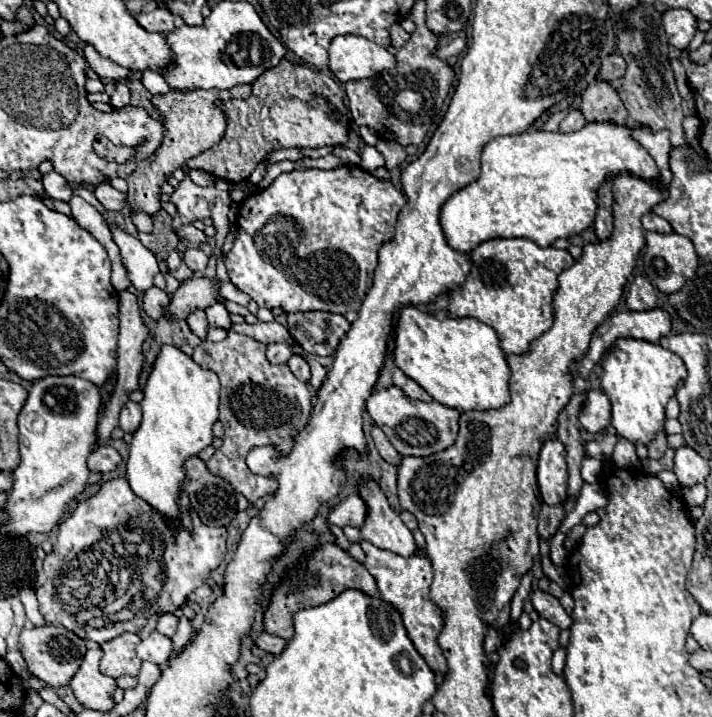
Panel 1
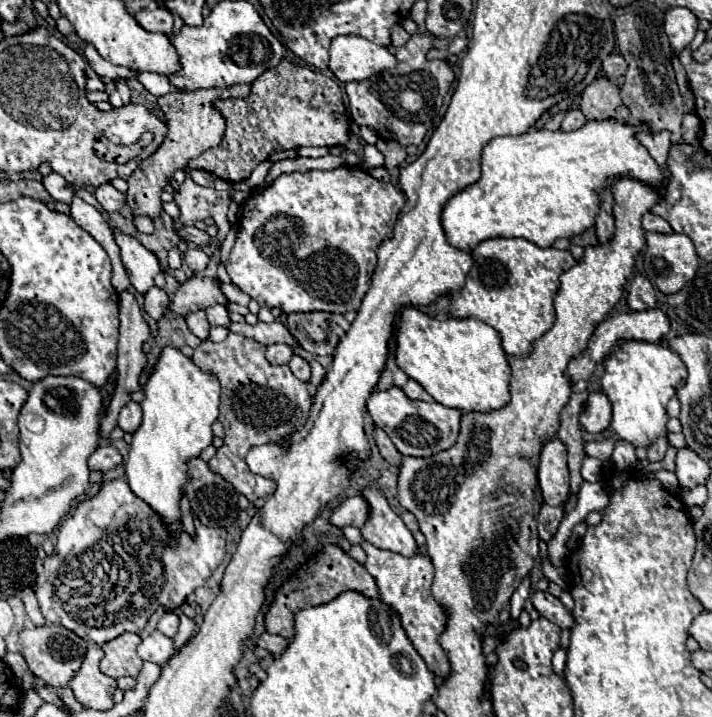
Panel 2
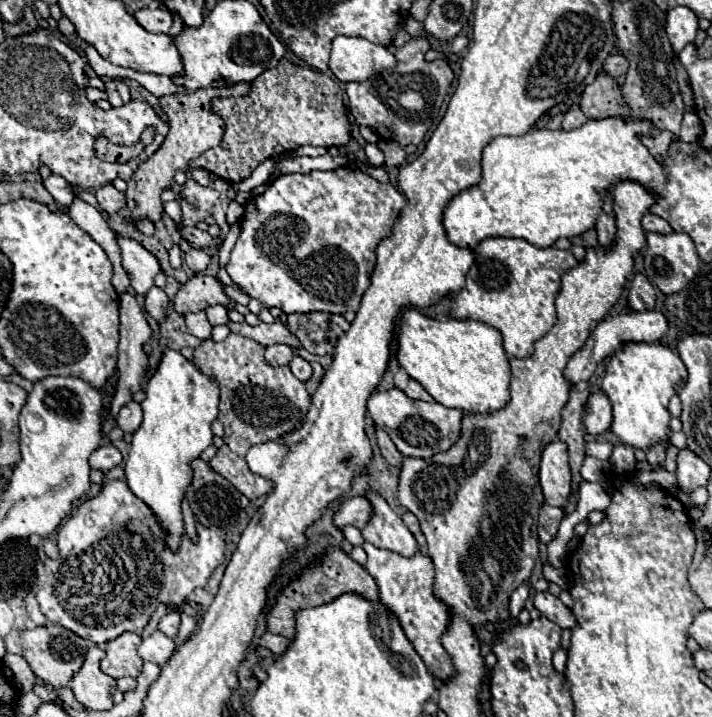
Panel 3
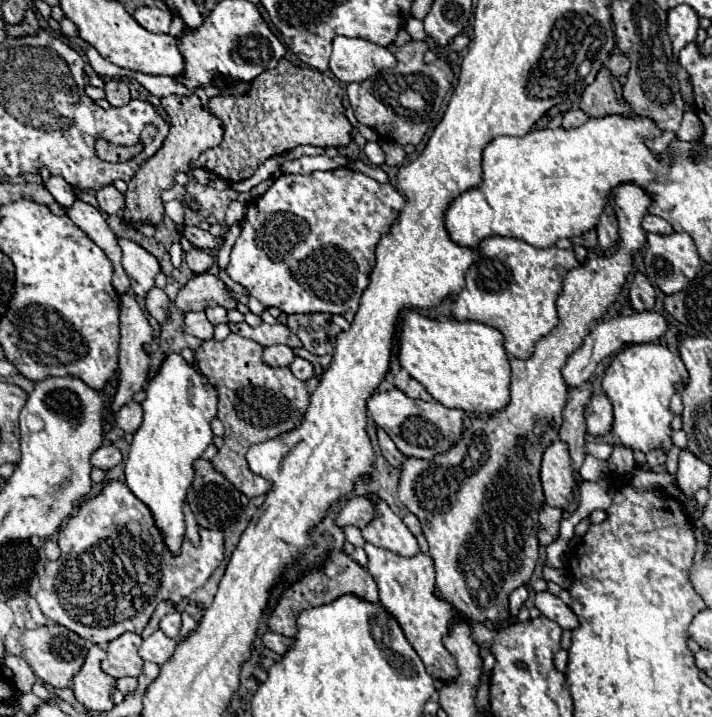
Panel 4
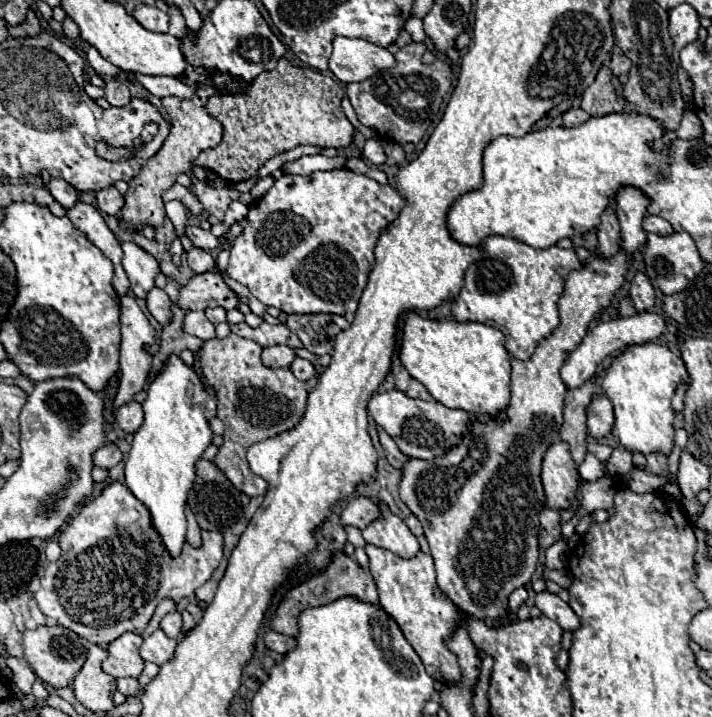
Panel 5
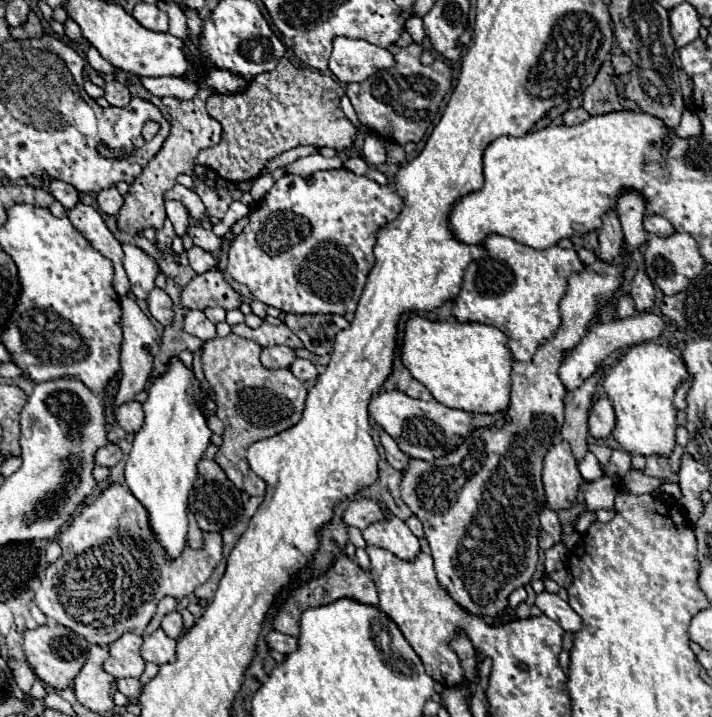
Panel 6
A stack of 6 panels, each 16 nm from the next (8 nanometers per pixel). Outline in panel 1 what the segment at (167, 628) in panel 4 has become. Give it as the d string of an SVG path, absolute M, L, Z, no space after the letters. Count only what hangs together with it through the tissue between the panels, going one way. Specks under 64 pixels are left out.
M164 614L164 616L160 616L160 620L156 624L156 630L170 638L170 636L174 636L176 626L178 626L178 618L174 614Z

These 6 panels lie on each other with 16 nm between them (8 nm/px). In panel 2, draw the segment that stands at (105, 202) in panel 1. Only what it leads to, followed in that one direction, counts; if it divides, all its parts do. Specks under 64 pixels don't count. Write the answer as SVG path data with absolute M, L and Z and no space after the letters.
M102 184L96 188L96 198L108 212L120 212L126 206L126 194L118 192L112 184Z

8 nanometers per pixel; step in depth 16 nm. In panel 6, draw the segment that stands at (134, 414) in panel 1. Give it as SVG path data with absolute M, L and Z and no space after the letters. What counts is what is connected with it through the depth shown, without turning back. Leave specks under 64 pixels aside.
M132 400L122 404L116 410L116 422L126 430L126 432L138 432L140 426L144 424L144 412L142 412L142 404Z

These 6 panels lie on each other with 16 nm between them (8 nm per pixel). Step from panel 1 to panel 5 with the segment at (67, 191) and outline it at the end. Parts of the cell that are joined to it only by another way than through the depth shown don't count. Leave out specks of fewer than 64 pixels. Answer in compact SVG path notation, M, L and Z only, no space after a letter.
M50 178L50 180L46 182L46 188L48 188L48 192L56 198L56 202L60 202L66 210L78 200L76 190L74 190L68 182L64 182L64 180L60 180L60 178Z

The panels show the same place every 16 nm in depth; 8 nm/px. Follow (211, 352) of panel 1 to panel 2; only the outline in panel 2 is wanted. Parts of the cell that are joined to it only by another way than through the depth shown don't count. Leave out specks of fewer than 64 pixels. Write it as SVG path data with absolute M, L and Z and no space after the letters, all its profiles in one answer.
M230 332L228 338L222 342L204 340L198 348L194 348L192 356L192 360L200 364L200 368L214 372L222 386L218 420L222 422L226 436L222 448L218 448L216 454L208 460L208 468L230 482L234 490L244 494L250 502L262 496L270 496L276 490L276 482L248 470L248 450L262 444L278 444L288 452L292 446L290 436L304 428L308 412L312 408L312 396L306 382L298 380L288 366L272 366L266 360L264 350L264 344L248 336Z

